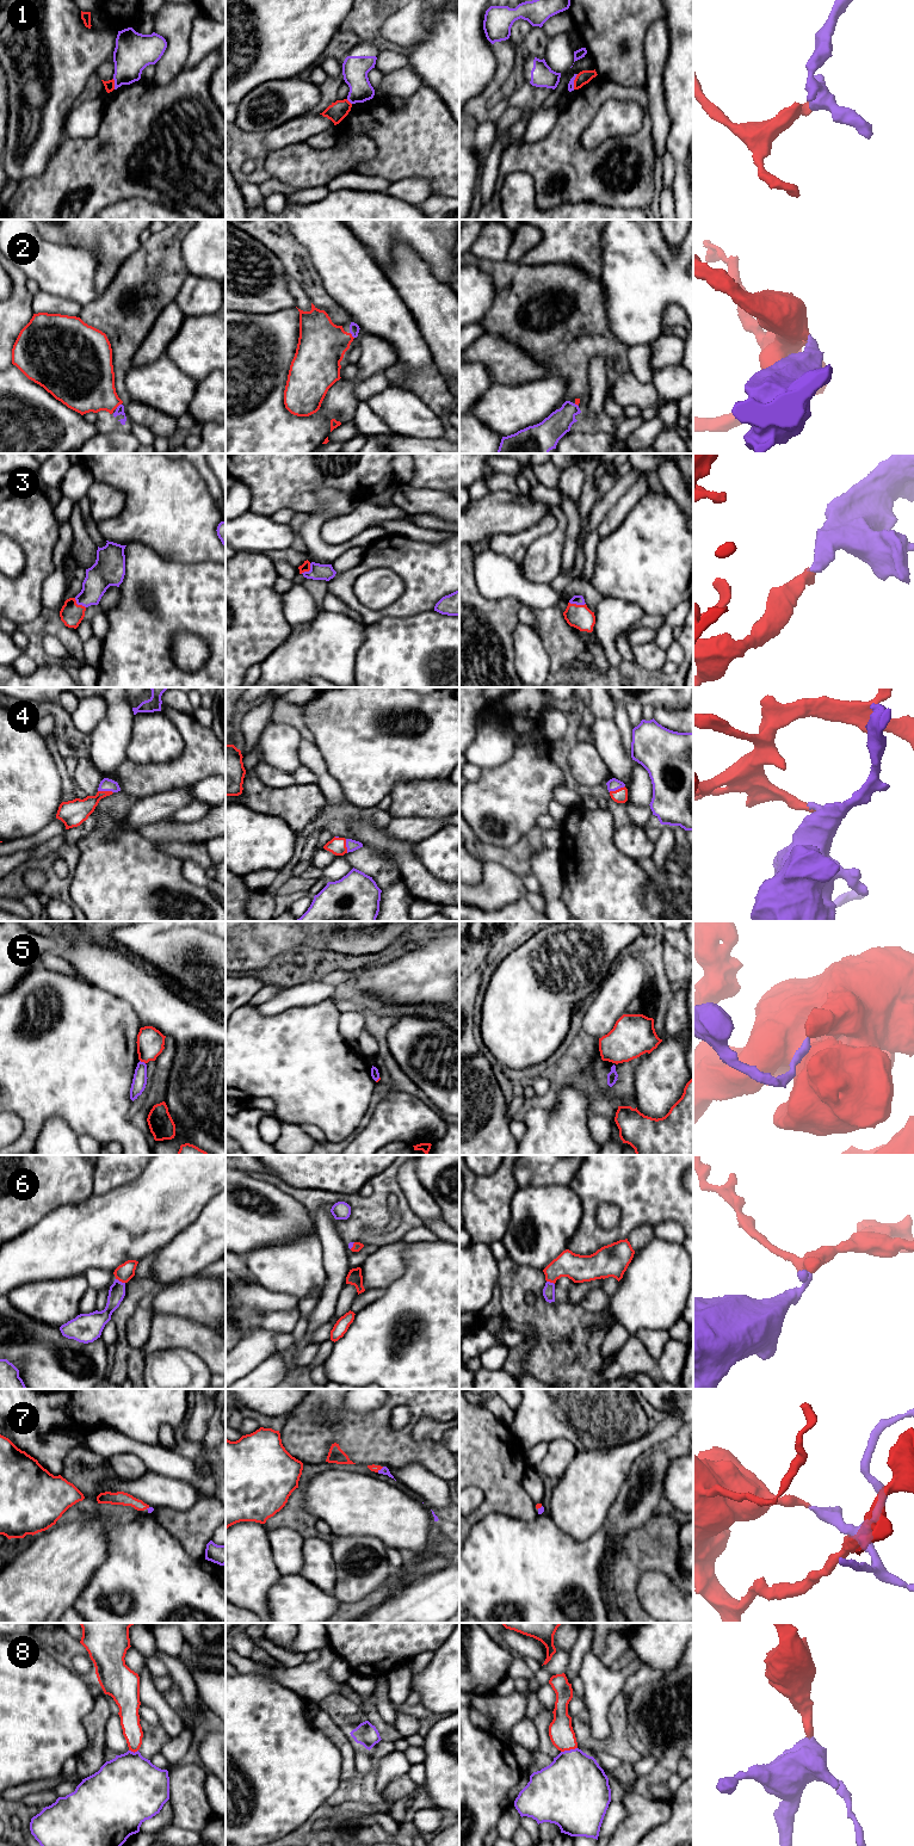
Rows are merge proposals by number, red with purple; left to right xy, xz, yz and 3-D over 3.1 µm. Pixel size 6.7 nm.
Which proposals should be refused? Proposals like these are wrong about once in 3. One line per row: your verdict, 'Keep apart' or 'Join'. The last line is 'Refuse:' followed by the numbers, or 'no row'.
1: Keep apart
2: Join
3: Join
4: Join
5: Keep apart
6: Join
7: Join
8: Join
Refuse: 1, 5

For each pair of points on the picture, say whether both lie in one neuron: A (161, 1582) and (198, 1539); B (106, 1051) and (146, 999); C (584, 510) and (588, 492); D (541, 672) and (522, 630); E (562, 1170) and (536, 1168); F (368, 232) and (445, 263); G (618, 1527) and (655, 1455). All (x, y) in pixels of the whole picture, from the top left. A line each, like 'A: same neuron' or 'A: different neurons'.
A: different neurons
B: different neurons
C: same neuron
D: same neuron
E: same neuron
F: same neuron
G: same neuron

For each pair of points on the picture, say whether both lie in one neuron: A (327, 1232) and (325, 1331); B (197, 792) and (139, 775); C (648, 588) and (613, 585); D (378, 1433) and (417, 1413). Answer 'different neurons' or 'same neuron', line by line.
A: different neurons
B: different neurons
C: same neuron
D: same neuron

